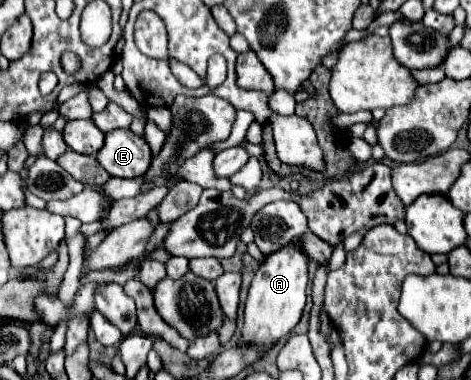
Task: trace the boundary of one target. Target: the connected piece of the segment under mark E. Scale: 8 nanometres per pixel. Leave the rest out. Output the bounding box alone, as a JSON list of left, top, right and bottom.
[97,129,153,179]

